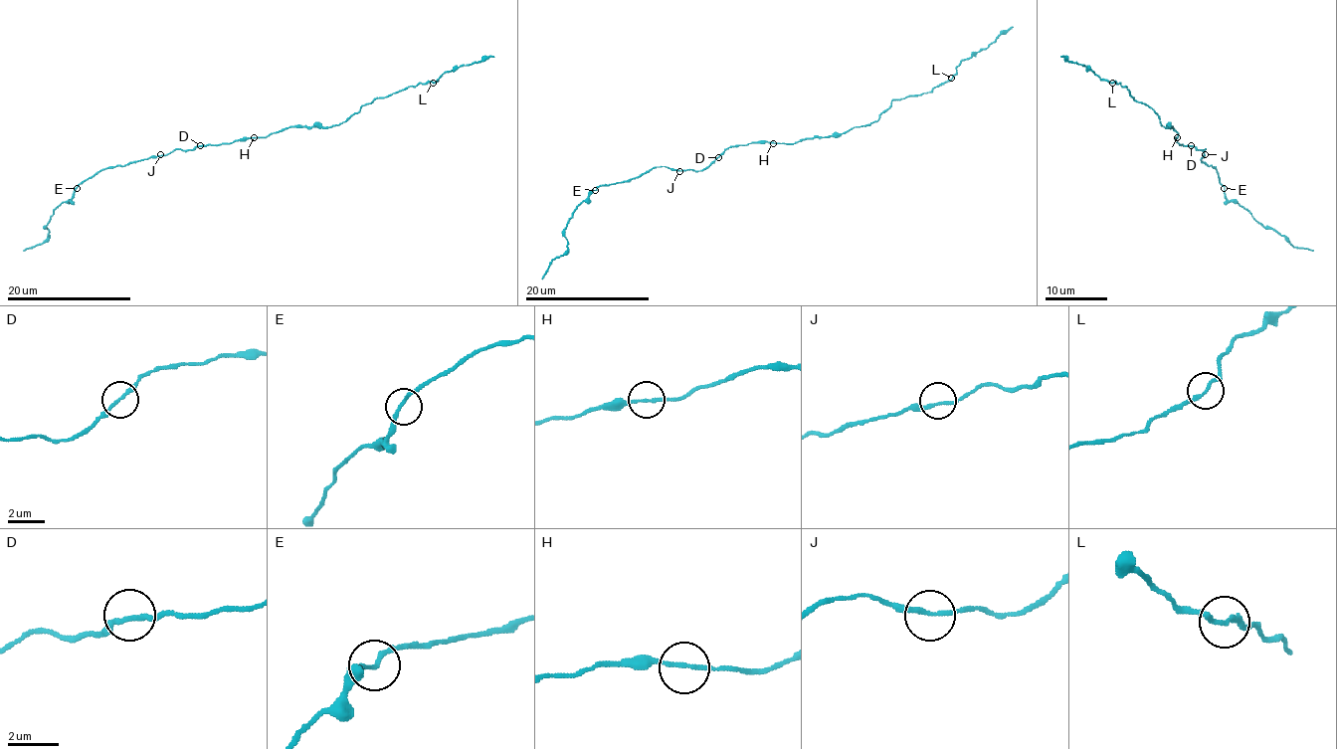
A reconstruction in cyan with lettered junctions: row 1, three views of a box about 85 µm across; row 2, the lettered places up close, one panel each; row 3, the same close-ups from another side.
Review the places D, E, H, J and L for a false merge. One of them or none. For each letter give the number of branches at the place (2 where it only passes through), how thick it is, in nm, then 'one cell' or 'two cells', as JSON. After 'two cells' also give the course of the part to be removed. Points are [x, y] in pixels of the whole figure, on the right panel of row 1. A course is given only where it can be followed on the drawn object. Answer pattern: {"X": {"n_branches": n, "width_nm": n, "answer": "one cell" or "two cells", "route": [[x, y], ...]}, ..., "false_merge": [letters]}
{"D": {"n_branches": 2, "width_nm": 170, "answer": "one cell"}, "E": {"n_branches": 2, "width_nm": 160, "answer": "one cell"}, "H": {"n_branches": 2, "width_nm": 150, "answer": "one cell"}, "J": {"n_branches": 2, "width_nm": 160, "answer": "one cell"}, "L": {"n_branches": 2, "width_nm": 180, "answer": "two cells", "route": [[1112, 83], [1060, 56]]}, "false_merge": ["L"]}

